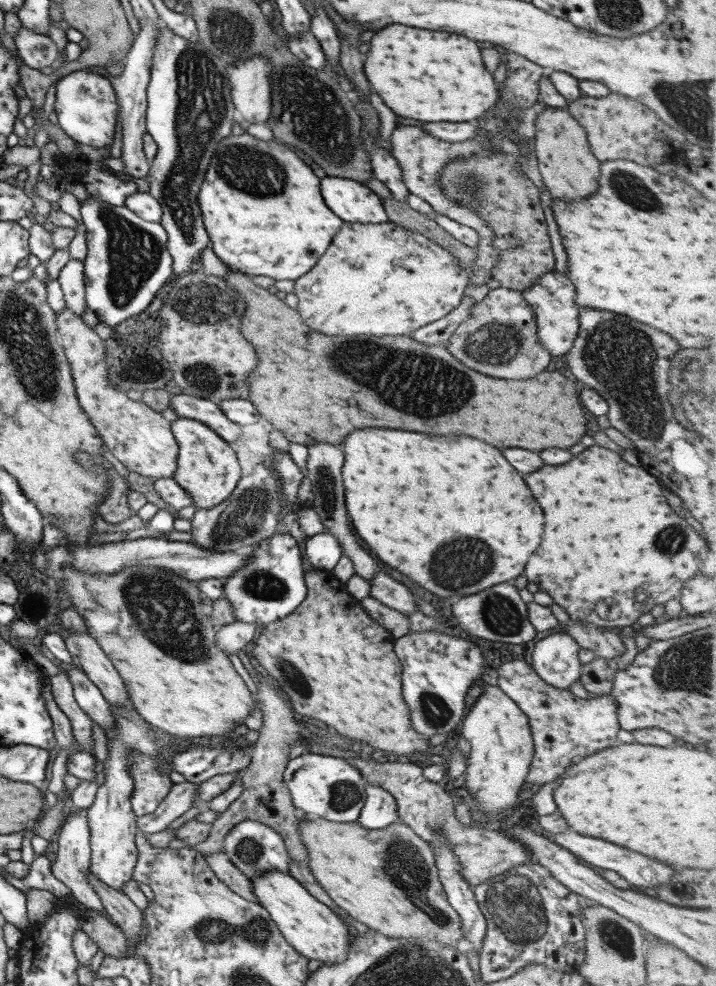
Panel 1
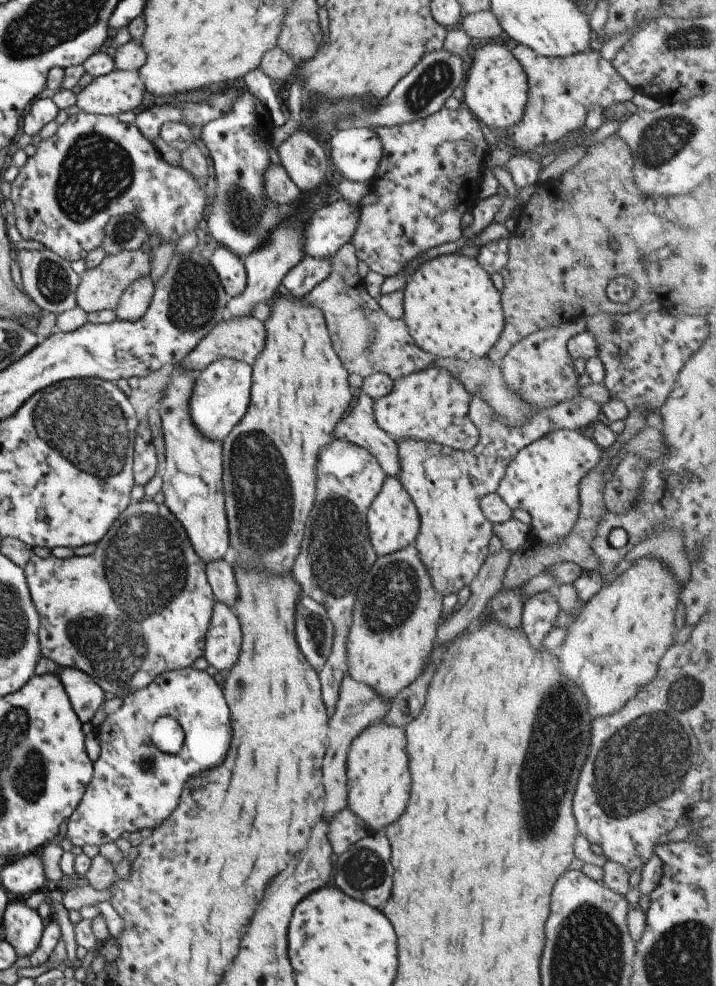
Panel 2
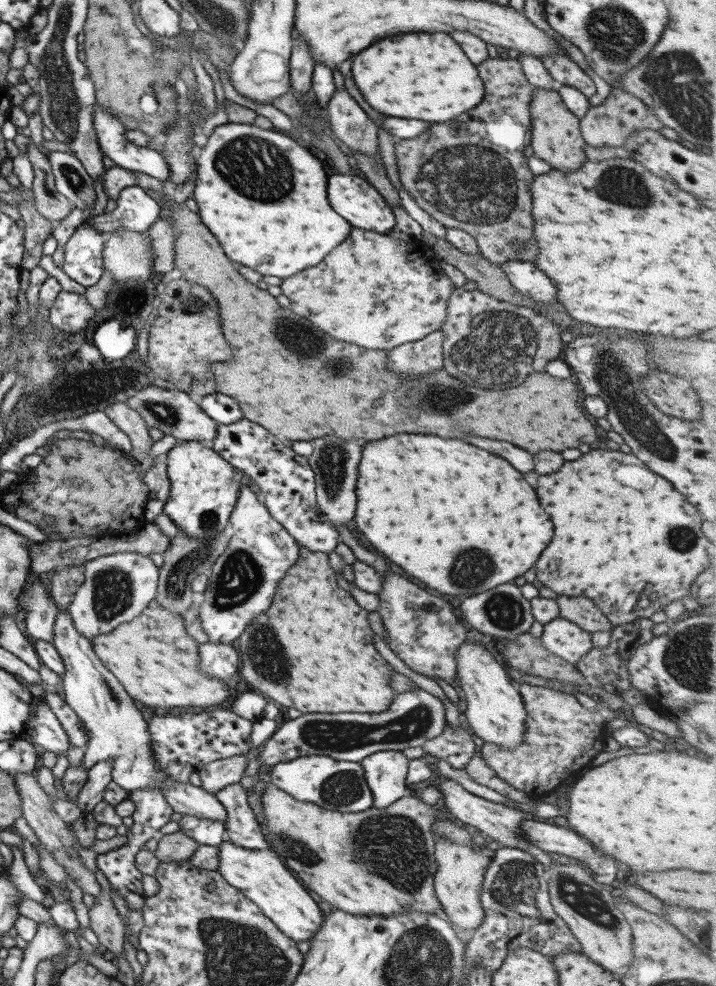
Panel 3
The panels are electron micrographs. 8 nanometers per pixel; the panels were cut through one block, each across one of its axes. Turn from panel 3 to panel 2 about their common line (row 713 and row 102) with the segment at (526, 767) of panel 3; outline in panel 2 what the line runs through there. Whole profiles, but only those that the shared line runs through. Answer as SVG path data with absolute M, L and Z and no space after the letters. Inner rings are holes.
M597 44L566 58L540 56L524 45L517 45L512 54L524 66L528 76L528 102L524 114L520 122L505 131L499 143L512 153L534 153L539 145L558 140L585 126L590 106L610 107L612 104L632 100L636 93L615 66L612 66L612 62L601 56Z

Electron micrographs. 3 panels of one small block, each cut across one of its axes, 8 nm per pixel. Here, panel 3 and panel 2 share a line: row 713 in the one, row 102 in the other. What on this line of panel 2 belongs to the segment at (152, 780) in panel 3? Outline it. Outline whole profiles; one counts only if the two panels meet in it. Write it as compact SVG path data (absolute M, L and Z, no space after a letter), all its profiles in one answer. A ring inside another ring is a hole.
M114 69L107 75L96 77L94 82L90 82L81 92L78 92L75 105L84 113L96 114L96 116L118 115L128 110L136 112L138 106L142 104L145 93L146 86L144 86L144 80L140 78L139 70Z

